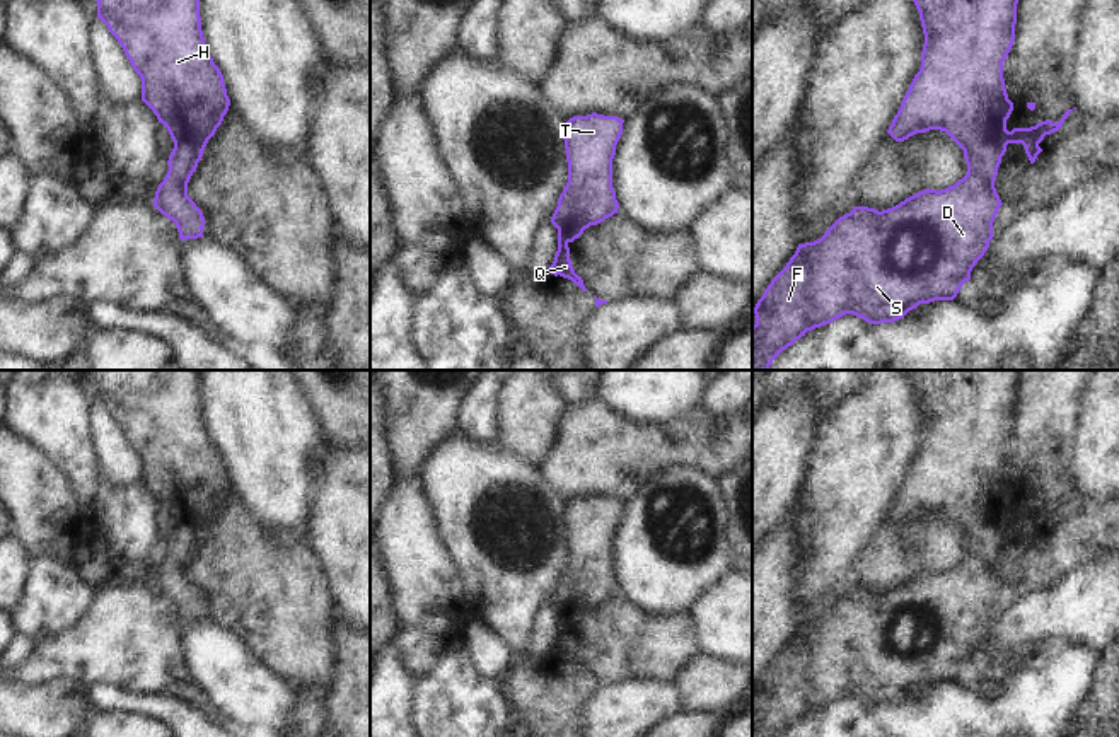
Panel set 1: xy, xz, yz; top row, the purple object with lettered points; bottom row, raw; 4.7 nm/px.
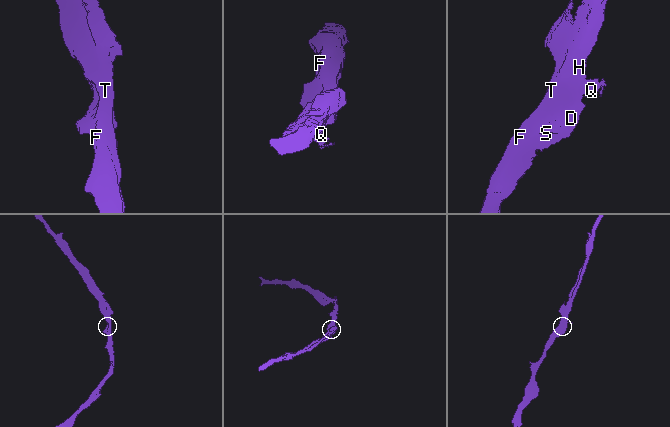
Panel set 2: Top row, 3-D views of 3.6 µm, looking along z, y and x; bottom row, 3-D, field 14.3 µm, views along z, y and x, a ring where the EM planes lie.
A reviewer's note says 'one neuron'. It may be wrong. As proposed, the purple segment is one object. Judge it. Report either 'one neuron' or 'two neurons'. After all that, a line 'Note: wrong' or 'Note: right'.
two neurons
Note: wrong

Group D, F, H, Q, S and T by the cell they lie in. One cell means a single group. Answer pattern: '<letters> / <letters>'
D F H S T / Q

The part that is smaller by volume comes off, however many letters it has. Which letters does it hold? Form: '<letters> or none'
Q

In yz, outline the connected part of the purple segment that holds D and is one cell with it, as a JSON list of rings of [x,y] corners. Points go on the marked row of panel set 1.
[[[913,0],[925,34],[921,68],[914,75],[897,114],[887,133],[904,142],[930,130],[945,131],[962,150],[967,174],[945,189],[923,189],[887,210],[855,206],[839,217],[826,234],[798,244],[786,266],[771,280],[754,307],[752,370],[769,370],[773,360],[807,331],[826,326],[846,314],[861,317],[868,324],[894,322],[919,304],[954,300],[971,271],[984,256],[993,235],[993,222],[1003,205],[994,181],[1001,155],[994,143],[996,118],[993,104],[1003,99],[1003,61],[1013,41],[1018,0]]]

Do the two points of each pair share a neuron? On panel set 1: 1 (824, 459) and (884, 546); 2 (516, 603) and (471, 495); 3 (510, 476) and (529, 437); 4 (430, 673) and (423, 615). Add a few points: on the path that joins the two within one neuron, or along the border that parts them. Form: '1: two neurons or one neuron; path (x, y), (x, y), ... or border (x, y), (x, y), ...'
1: two neurons; border (887, 516), (852, 565)
2: one neuron; path (504, 575), (473, 545), (466, 522)
3: two neurons; border (497, 439), (538, 468)
4: two neurons; border (401, 625), (427, 633), (456, 628)

